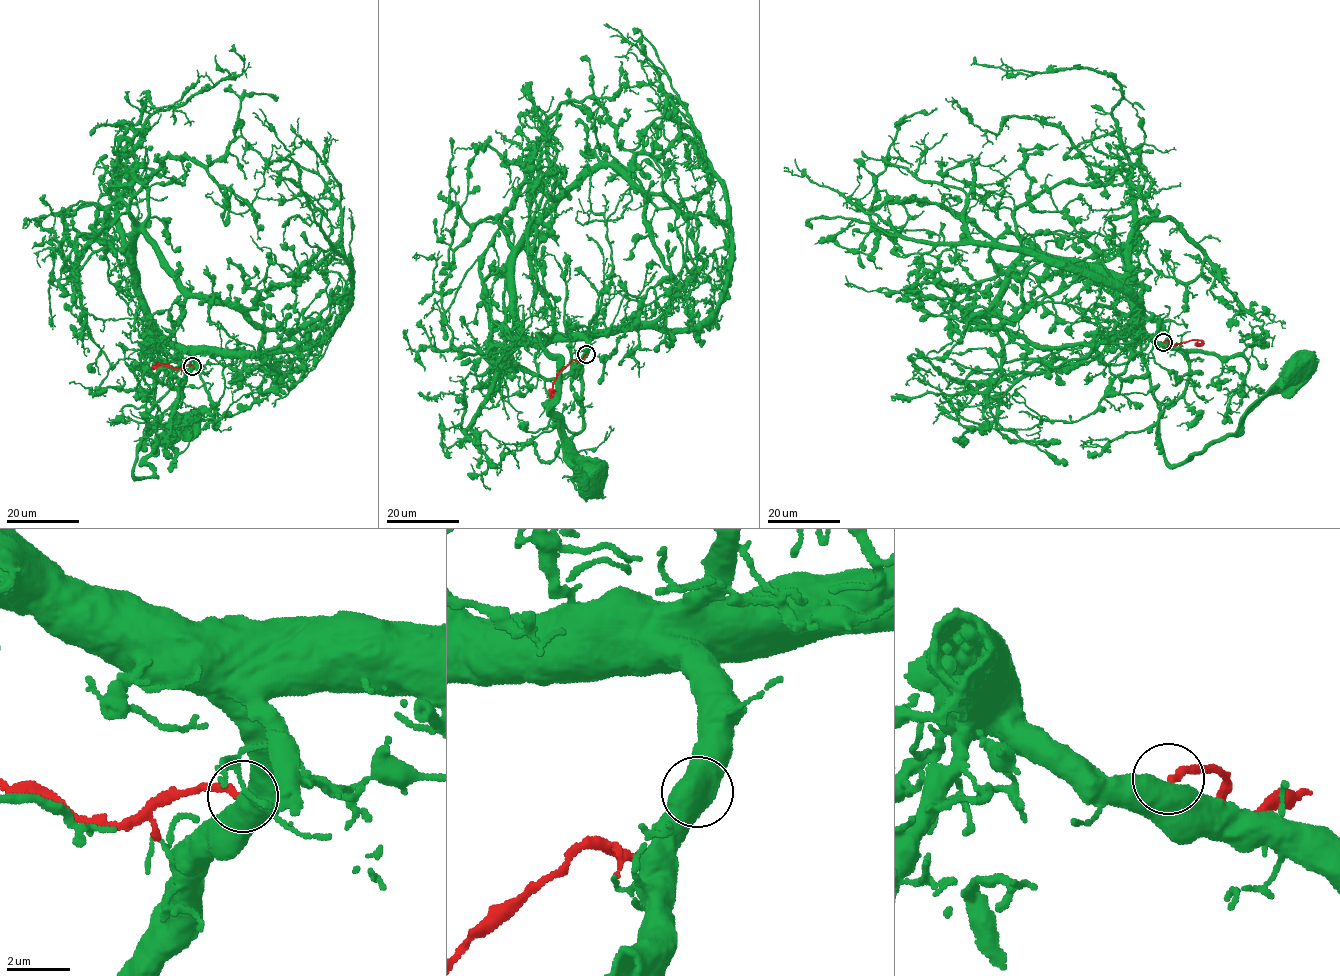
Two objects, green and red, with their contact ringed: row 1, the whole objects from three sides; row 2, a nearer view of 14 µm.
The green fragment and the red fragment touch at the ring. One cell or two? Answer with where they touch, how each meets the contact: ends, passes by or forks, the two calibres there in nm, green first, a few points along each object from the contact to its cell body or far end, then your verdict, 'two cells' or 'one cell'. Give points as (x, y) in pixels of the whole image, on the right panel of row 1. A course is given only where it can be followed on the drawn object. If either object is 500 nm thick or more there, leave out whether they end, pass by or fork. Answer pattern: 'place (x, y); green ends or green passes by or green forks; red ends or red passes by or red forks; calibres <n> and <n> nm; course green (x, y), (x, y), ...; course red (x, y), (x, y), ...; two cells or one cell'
place (1163, 342); calibres 750 and 240 nm; course green (1163, 342), (1152, 342), (1142, 333), (1142, 359), (1159, 407), (1164, 459), (1171, 464), (1230, 436), (1296, 370); course red (1163, 341), (1168, 341), (1170, 347), (1200, 340), (1200, 346); two cells

